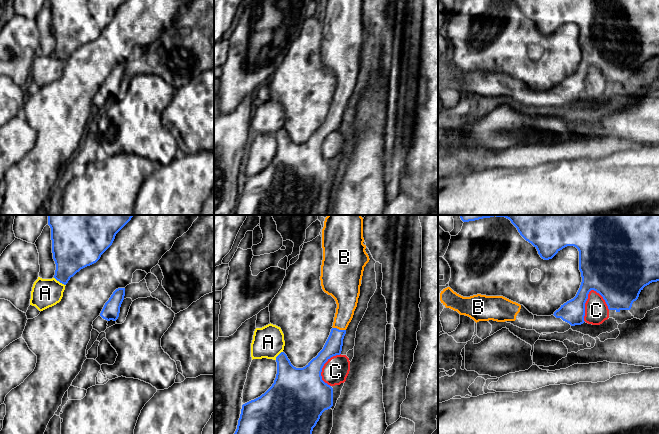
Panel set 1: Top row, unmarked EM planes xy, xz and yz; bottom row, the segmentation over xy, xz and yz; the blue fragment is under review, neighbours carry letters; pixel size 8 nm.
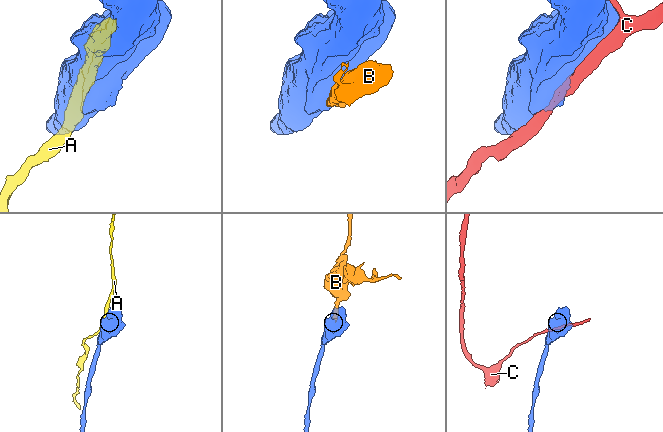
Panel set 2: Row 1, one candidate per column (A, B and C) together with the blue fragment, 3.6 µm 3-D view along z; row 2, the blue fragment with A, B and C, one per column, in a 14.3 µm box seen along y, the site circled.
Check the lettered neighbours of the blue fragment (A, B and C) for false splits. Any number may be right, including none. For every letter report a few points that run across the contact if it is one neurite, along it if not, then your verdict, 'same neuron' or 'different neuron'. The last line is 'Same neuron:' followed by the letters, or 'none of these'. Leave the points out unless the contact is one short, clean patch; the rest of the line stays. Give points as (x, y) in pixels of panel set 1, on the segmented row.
A: different neuron
B: line xz (333, 346), (339, 330), (346, 300); same neuron
C: different neuron
Same neuron: B

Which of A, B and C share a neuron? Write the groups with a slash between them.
A / B / C

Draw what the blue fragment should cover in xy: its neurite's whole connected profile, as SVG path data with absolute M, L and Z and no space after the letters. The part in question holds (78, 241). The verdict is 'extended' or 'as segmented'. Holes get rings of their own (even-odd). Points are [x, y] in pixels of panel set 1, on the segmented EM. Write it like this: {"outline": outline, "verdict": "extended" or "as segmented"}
{"outline": "M48 215L52 253L56 264L54 278L66 285L81 269L96 263L112 245L116 234L134 215Z", "verdict": "as segmented"}

